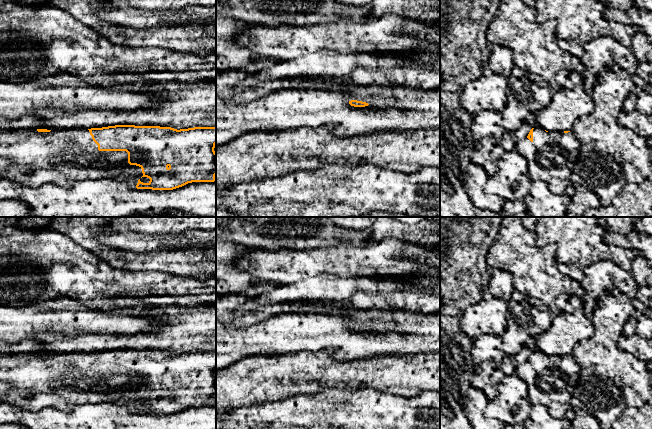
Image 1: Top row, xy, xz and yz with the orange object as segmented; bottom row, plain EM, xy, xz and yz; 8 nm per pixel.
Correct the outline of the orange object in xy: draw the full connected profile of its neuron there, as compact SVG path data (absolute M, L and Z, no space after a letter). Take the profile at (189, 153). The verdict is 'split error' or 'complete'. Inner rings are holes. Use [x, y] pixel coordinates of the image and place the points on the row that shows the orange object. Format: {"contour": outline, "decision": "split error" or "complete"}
{"contour": "M115 125L102 128L71 128L71 129L22 129L22 130L6 130L0 131L0 157L10 162L10 165L0 170L0 177L16 181L30 187L40 187L44 184L51 183L59 187L72 187L76 183L84 180L110 179L110 180L126 180L131 187L137 189L152 190L173 190L192 182L214 182L216 176L216 127L194 127L188 129L174 129L171 127L160 126L135 126L135 125Z", "decision": "split error"}

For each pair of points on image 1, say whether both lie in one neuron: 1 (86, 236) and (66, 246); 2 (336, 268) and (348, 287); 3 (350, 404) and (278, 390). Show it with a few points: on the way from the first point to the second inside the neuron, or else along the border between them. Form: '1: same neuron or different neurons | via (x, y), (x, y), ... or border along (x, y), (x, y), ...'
1: different neurons | border along (62, 233), (95, 254)
2: different neurons | border along (350, 276), (339, 277)
3: different neurons | border along (330, 390), (311, 395), (295, 395), (284, 400)

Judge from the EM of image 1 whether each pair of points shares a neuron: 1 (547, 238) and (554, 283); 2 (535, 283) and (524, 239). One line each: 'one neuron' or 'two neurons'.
1: two neurons
2: one neuron

